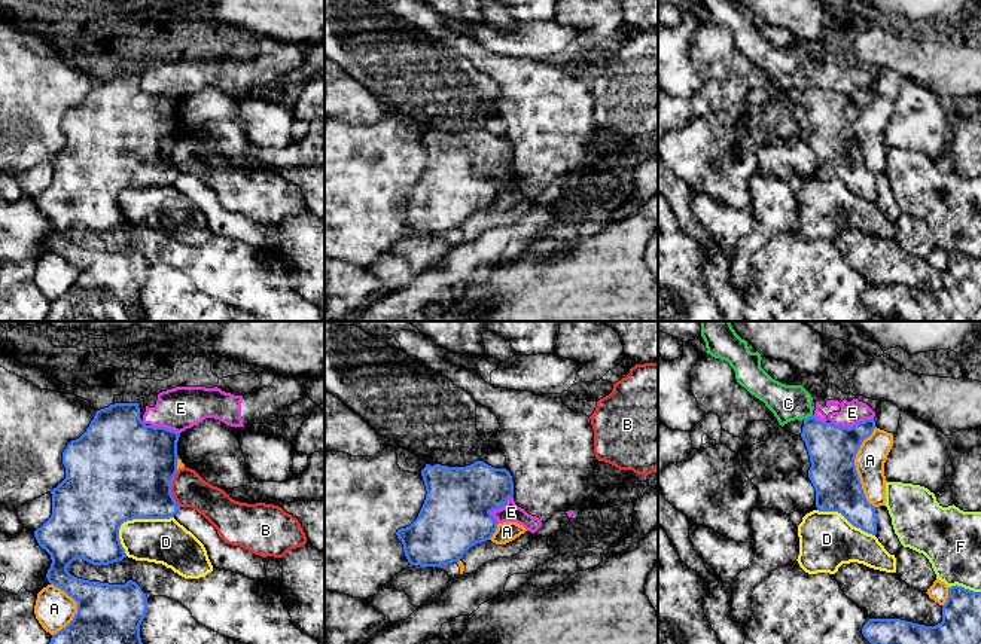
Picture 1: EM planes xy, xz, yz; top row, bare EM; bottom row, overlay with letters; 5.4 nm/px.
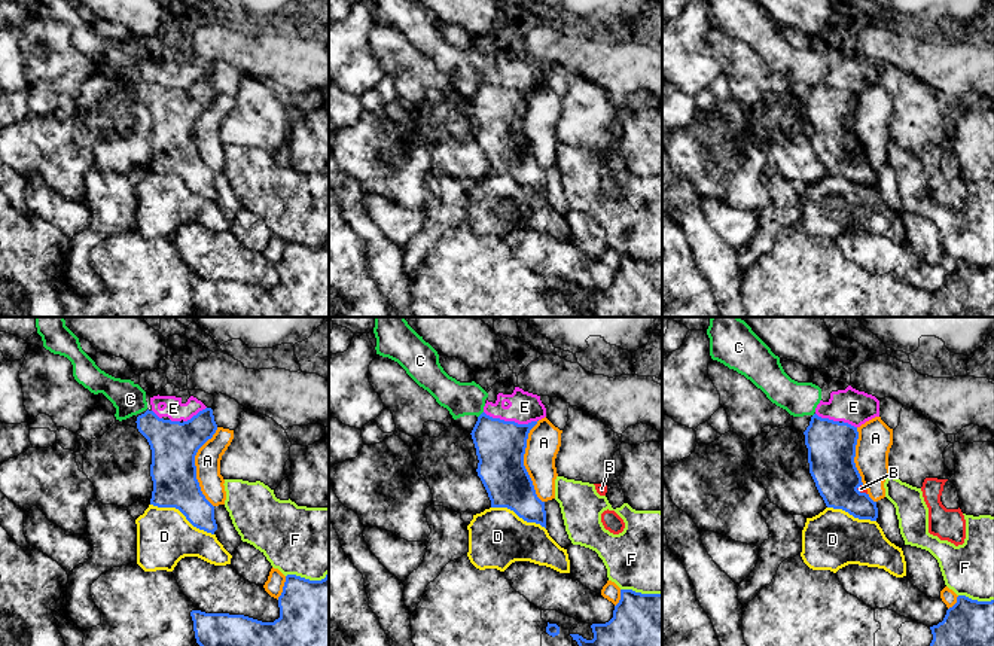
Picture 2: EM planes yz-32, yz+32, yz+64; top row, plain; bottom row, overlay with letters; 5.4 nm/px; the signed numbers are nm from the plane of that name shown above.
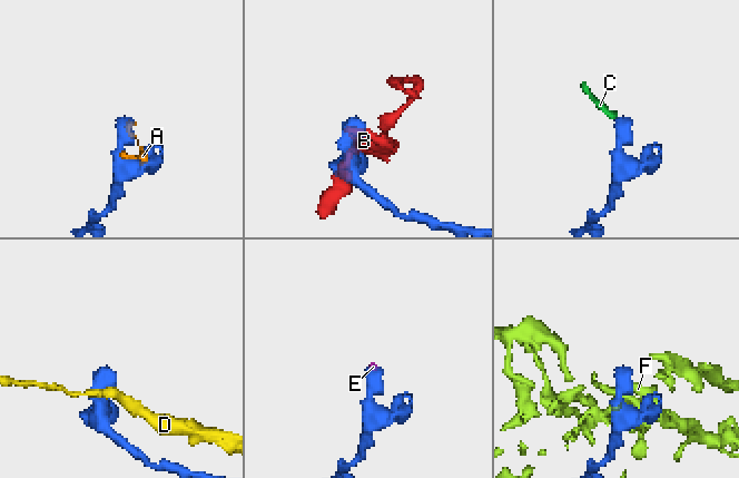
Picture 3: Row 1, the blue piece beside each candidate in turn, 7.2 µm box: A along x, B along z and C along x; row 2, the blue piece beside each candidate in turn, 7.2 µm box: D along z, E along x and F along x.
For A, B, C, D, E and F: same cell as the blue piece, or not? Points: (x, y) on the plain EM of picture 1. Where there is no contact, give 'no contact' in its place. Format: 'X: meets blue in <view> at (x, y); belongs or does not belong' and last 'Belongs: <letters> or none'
A: meets blue in yz at (855, 134); does not belong
B: meets blue in xy at (170, 155); does not belong
C: meets blue in yz at (809, 84); does not belong
D: meets blue in xy at (131, 186); does not belong
E: meets blue in yz at (853, 92); does not belong
F: meets blue in yz at (963, 255); does not belong
Belongs: none

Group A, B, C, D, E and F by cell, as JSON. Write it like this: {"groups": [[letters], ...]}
{"groups": [["A"], ["B"], ["C", "E"], ["D"], ["F"]]}

